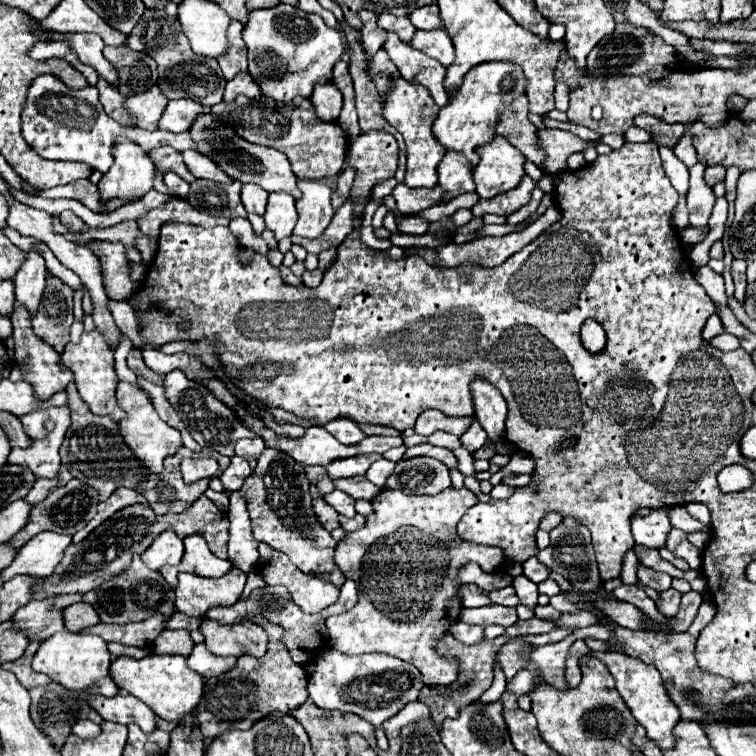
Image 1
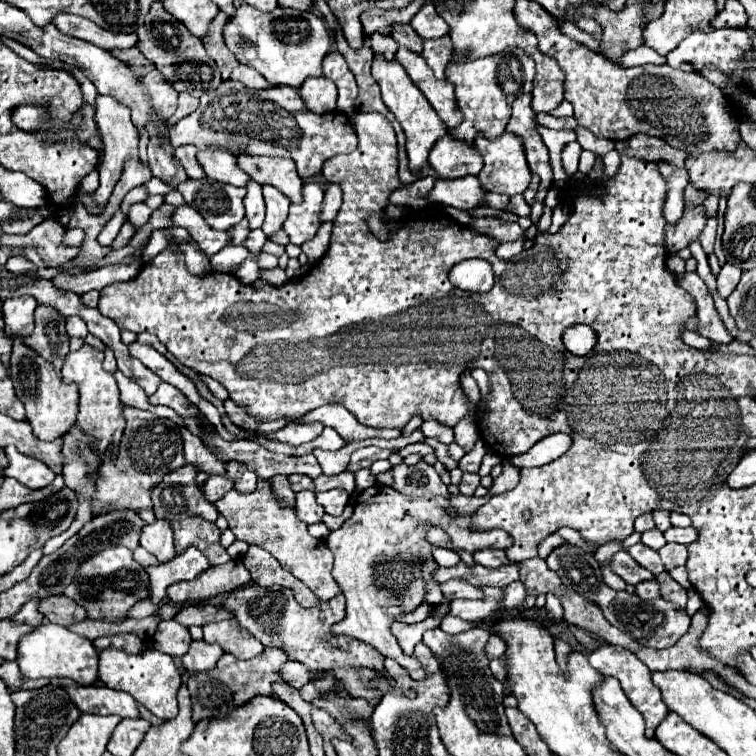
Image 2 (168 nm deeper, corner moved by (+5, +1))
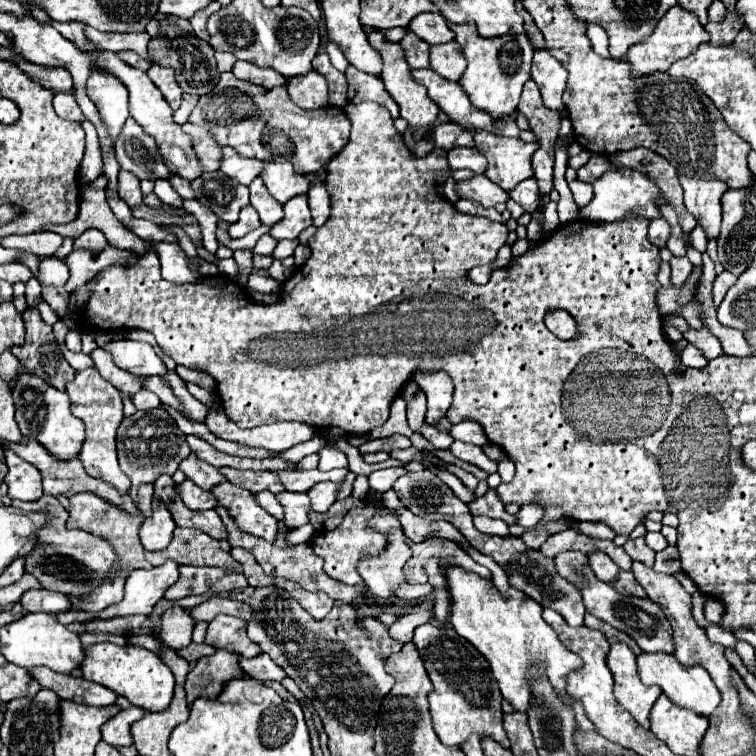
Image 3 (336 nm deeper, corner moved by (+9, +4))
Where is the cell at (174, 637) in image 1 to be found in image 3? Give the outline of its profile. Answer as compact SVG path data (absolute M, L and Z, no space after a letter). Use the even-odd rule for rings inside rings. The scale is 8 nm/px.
M183 607L167 609L161 615L161 621L163 621L161 633L159 633L161 643L169 645L175 651L179 651L181 647L187 647L191 643L195 619L189 615L187 609L183 609Z

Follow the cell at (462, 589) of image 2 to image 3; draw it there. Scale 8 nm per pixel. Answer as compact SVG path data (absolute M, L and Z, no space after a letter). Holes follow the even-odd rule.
M403 583L399 585L393 595L395 599L403 601L403 603L415 603L419 597L425 597L425 595L431 595L433 593L433 587L429 583L425 585L409 585L409 583Z

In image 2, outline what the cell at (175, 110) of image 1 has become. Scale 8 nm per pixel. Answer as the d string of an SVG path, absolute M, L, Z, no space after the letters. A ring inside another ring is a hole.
M179 94L179 106L177 106L175 114L167 120L167 124L169 124L169 126L173 126L173 124L175 124L175 122L179 122L181 118L189 116L191 112L195 112L195 110L197 110L197 106L199 106L199 100L197 100L197 98L193 98L191 94Z

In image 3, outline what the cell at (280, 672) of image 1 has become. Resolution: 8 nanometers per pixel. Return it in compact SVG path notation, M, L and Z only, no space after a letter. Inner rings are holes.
M219 649L215 655L201 657L193 671L187 675L185 691L187 691L187 703L191 705L197 697L217 697L223 689L223 683L235 677L243 677L245 673L241 667L237 667L237 655Z

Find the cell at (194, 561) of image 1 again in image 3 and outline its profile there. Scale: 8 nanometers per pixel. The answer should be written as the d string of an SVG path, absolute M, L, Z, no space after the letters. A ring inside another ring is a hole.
M167 561L149 571L137 569L125 581L125 597L121 603L99 611L95 619L111 619L117 615L149 615L163 593L179 579L179 565Z

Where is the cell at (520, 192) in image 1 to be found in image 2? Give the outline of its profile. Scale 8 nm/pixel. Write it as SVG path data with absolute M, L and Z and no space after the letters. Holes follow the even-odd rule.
M515 194L515 196L511 196L511 200L507 204L507 212L513 212L517 216L529 216L531 210L529 210L529 204L525 202L523 194Z

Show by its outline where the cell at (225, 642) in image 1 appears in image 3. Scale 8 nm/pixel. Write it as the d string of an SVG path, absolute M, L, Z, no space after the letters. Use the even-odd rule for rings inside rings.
M219 615L209 623L205 643L215 649L239 653L243 657L257 657L263 653L257 643L247 637L247 621L231 615Z

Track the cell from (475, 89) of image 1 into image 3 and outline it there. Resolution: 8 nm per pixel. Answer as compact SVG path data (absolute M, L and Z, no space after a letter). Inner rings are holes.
M473 21L463 23L449 23L449 29L455 31L455 41L461 45L463 55L469 61L469 67L465 75L461 77L459 85L465 89L469 99L475 99L475 107L487 111L495 119L503 115L515 113L521 97L523 85L531 79L531 59L533 49L529 45L529 39L525 35L503 35L503 37L491 37L485 39L477 33L477 27Z

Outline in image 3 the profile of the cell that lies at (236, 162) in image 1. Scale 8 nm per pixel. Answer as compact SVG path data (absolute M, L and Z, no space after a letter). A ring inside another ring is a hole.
M265 163L261 179L279 203L287 203L291 197L307 195L309 191L309 179L295 173L291 163Z

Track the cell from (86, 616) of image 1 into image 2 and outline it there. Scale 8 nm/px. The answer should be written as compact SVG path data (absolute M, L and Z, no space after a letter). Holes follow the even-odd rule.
M55 596L55 598L45 598L41 600L39 610L43 612L43 616L59 626L71 626L75 622L83 622L87 618L87 612L83 610L83 606L79 606L75 600L67 598L67 596Z

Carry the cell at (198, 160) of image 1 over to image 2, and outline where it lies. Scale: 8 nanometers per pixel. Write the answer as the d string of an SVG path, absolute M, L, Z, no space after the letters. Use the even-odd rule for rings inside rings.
M227 150L199 152L197 162L203 168L205 176L215 180L215 182L233 184L233 186L245 186L251 180L251 178L247 178L247 174L243 174L243 170L239 170L235 166L235 156L229 154Z

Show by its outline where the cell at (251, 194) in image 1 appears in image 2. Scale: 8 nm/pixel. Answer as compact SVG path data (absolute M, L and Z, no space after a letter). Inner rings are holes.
M249 182L247 186L247 196L243 200L245 204L245 218L249 220L249 228L261 228L263 218L265 218L265 202L263 202L263 194L261 194L261 184L257 182Z

